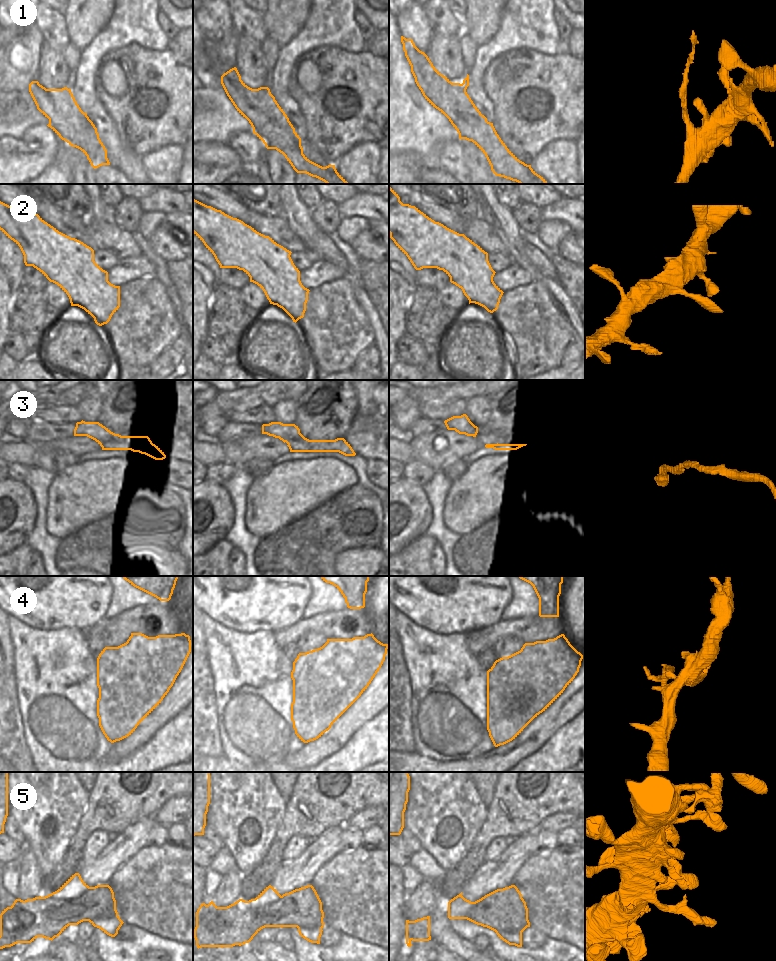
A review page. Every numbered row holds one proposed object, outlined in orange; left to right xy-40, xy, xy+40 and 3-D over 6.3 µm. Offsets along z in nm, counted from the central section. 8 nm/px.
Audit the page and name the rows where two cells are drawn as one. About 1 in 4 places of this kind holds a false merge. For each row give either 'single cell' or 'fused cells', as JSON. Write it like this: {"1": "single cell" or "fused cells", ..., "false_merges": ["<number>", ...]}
{"1": "fused cells", "2": "single cell", "3": "single cell", "4": "fused cells", "5": "single cell", "false_merges": ["1", "4"]}

